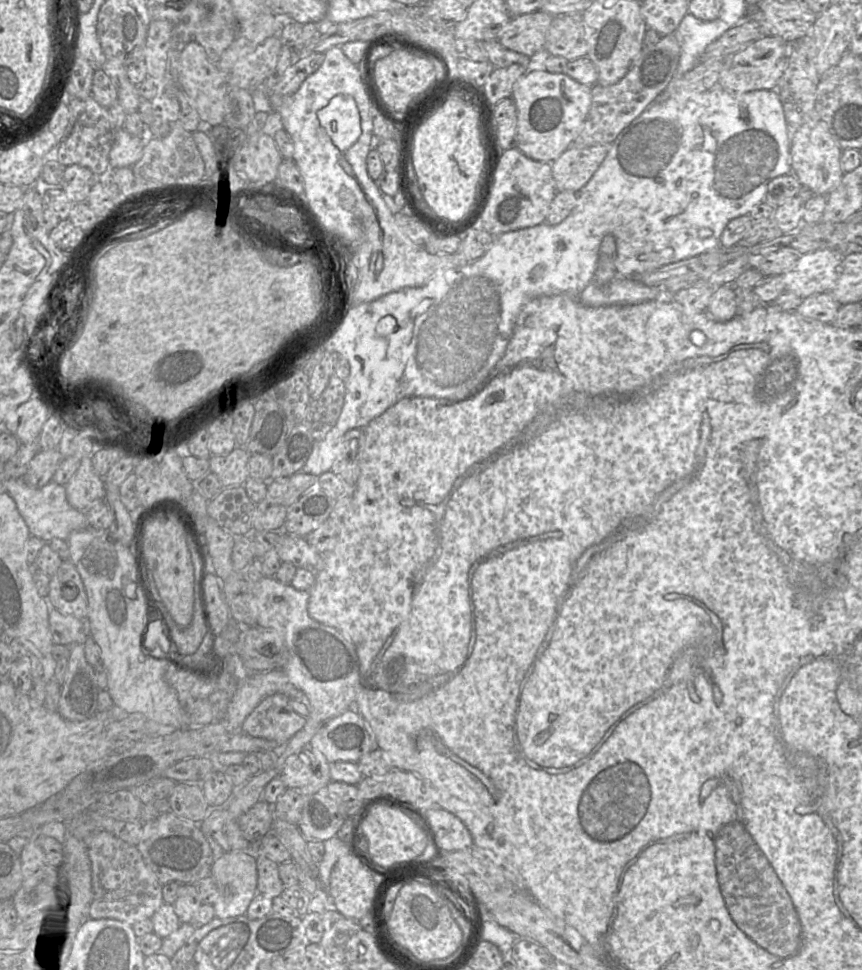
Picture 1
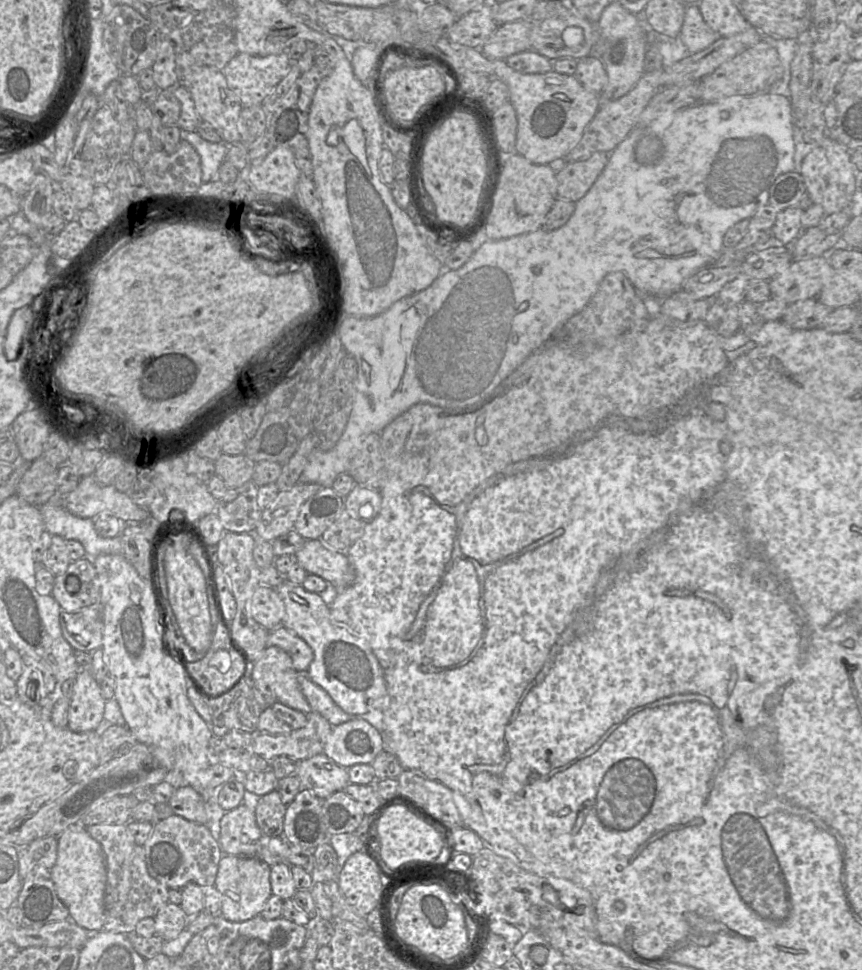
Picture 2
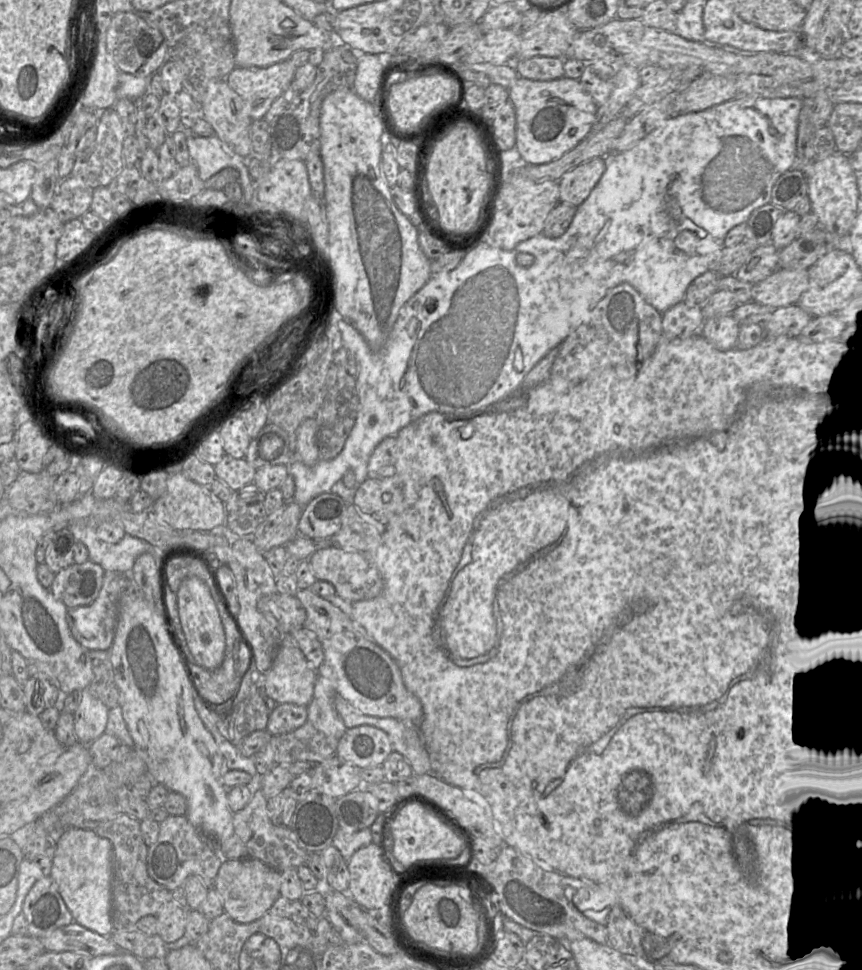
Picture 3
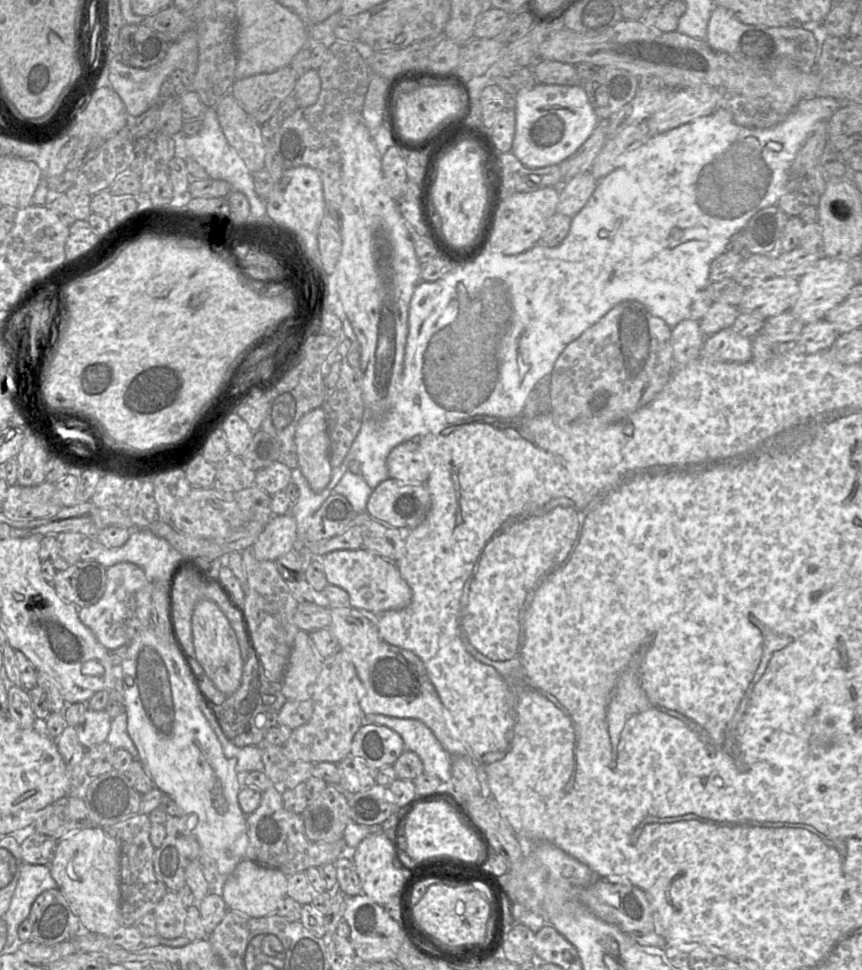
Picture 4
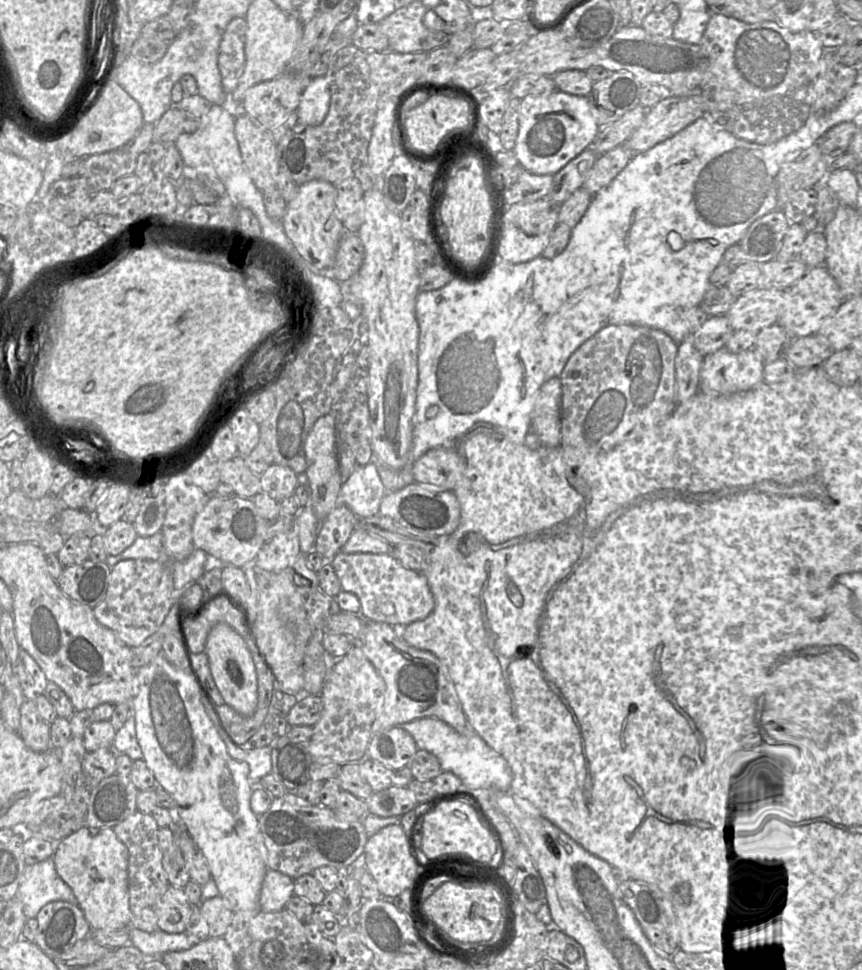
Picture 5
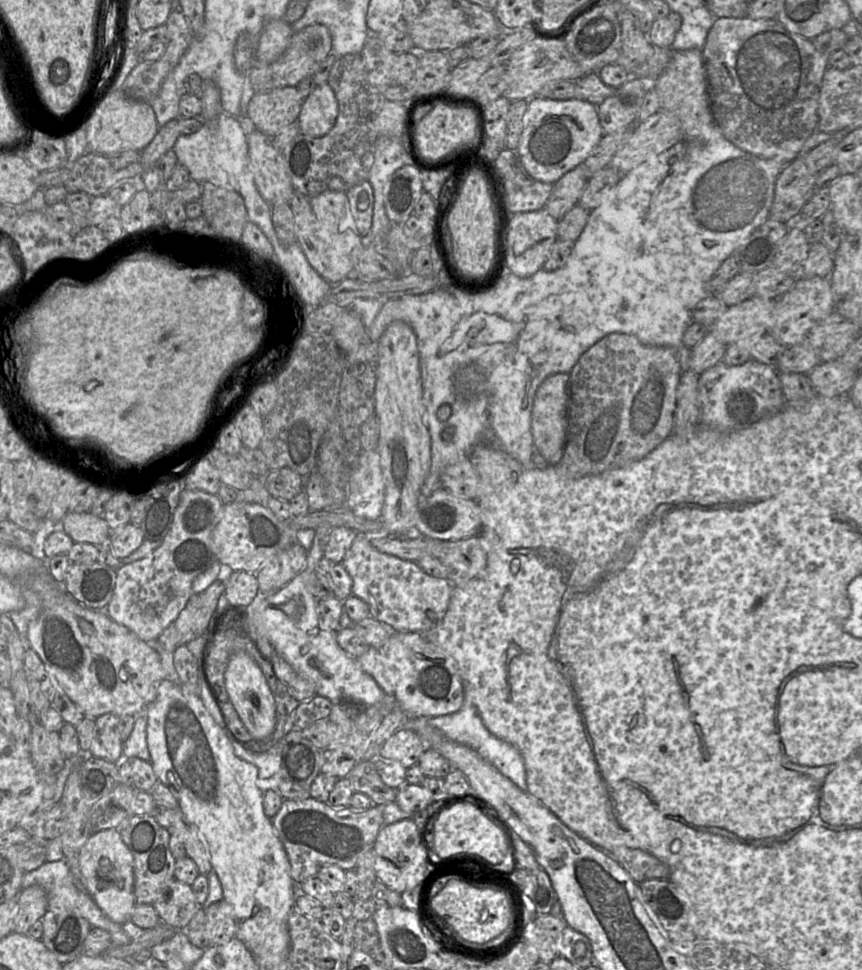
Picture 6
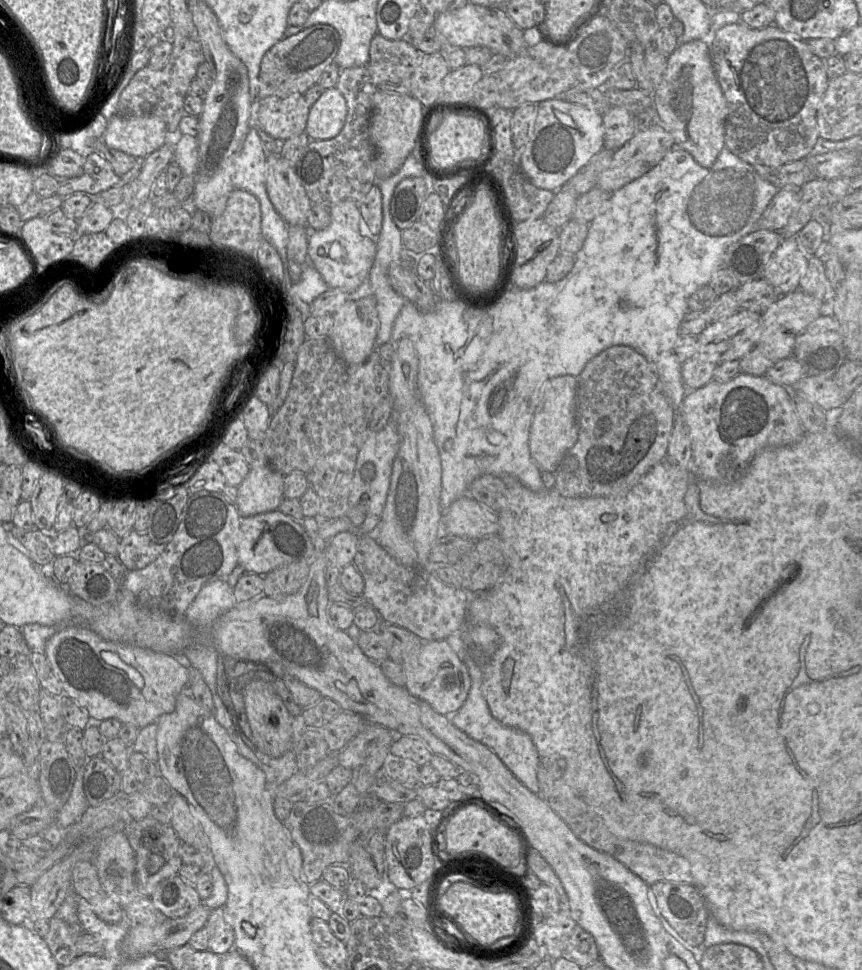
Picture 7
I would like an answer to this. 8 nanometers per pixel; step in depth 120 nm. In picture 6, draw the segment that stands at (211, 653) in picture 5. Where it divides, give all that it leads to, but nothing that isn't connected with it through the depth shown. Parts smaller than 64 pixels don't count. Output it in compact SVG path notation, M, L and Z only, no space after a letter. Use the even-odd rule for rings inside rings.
M235 652L224 674L229 700L253 739L266 739L276 725L275 697L257 663L246 652Z

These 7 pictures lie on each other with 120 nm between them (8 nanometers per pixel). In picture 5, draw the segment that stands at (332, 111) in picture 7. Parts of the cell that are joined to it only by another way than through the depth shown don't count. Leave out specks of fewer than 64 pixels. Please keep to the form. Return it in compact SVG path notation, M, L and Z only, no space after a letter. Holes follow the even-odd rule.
M317 76L303 89L297 108L298 123L310 126L320 125L329 110L330 89L326 76Z

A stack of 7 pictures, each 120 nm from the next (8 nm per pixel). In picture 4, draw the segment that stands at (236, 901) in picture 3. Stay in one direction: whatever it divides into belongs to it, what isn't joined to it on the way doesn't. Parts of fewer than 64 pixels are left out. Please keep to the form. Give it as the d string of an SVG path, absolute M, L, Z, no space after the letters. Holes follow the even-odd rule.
M243 859L235 870L223 879L221 896L230 911L253 918L264 917L275 913L281 901L287 896L287 880L288 876L276 868Z

